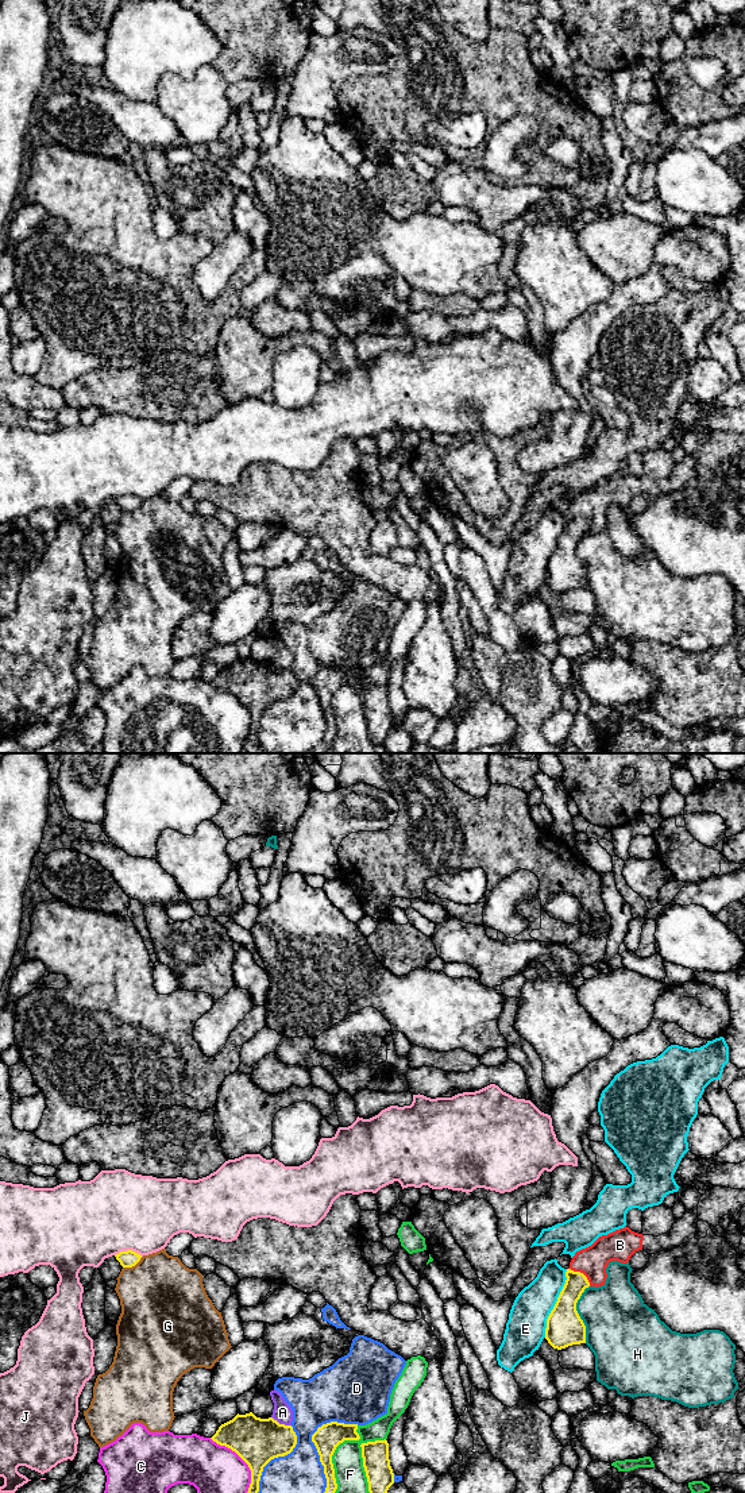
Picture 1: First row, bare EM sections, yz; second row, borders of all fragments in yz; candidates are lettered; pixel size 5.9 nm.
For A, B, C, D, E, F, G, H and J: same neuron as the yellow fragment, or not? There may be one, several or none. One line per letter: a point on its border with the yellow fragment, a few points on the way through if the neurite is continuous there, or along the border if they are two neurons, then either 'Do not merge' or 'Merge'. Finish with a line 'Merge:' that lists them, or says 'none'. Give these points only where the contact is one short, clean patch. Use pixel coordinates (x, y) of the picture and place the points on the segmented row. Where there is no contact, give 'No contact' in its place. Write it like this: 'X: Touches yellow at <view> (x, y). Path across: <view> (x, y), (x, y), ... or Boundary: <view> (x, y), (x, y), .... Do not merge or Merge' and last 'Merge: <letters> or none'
A: Touches yellow at yz (281, 1424). Do not merge
B: Touches yellow at yz (582, 1273). Path across: yz (564, 1311), (566, 1301), (582, 1273), (591, 1261). Merge
C: Touches yellow at yz (242, 1458). Do not merge
D: Touches yellow at yz (312, 1441). Do not merge
E: Touches yellow at yz (556, 1303). Do not merge
F: Touches yellow at yz (334, 1451). Do not merge
G: Touches yellow at yz (132, 1265). Do not merge
H: Touches yellow at yz (578, 1314). Do not merge
J: Touches yellow at yz (128, 1250). Do not merge
Merge: B

